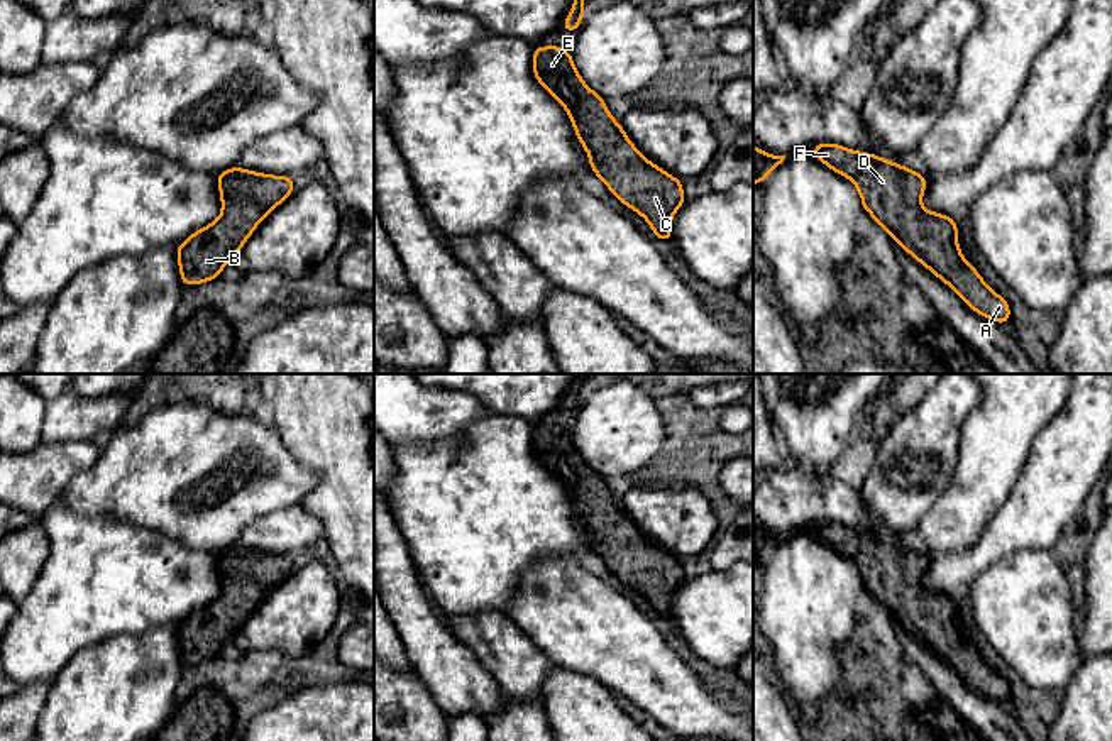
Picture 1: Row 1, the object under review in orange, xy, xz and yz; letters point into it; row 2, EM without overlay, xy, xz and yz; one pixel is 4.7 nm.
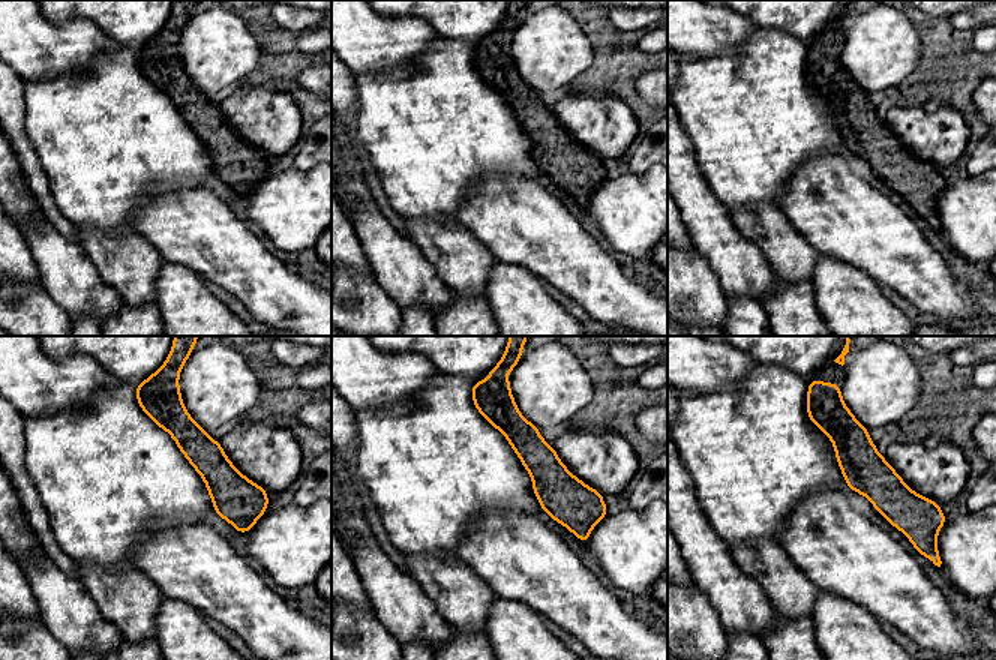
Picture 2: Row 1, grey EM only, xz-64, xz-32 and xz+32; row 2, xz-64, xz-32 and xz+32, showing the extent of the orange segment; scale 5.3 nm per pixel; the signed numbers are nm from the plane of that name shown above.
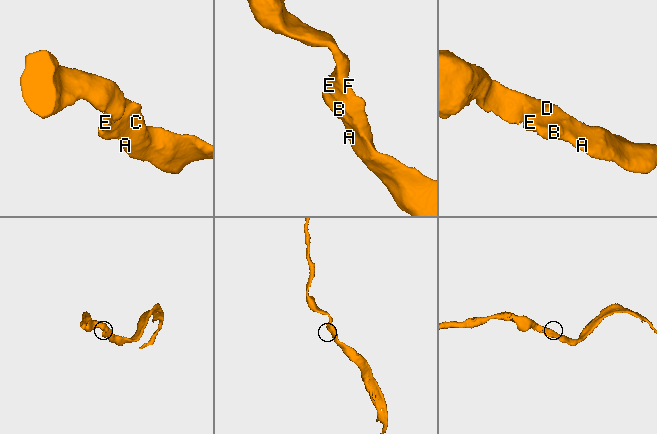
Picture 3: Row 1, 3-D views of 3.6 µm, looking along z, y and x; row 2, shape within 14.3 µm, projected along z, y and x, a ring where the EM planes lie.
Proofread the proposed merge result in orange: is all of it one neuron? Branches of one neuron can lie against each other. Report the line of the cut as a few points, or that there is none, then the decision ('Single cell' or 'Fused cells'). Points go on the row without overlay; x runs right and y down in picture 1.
No split. Single cell

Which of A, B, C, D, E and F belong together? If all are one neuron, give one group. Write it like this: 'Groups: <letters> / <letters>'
Groups: A B C D E F

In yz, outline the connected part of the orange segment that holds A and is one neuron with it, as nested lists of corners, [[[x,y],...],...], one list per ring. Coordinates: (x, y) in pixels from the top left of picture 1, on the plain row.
[[[812,523],[811,530],[836,553],[850,557],[862,575],[863,589],[970,689],[1000,704],[1010,699],[1009,680],[961,634],[955,597],[921,584],[928,567],[922,553],[840,523]]]

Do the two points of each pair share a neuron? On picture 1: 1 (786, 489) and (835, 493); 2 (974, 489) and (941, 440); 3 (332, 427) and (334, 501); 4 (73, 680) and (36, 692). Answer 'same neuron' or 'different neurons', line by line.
1: same neuron
2: different neurons
3: same neuron
4: different neurons

